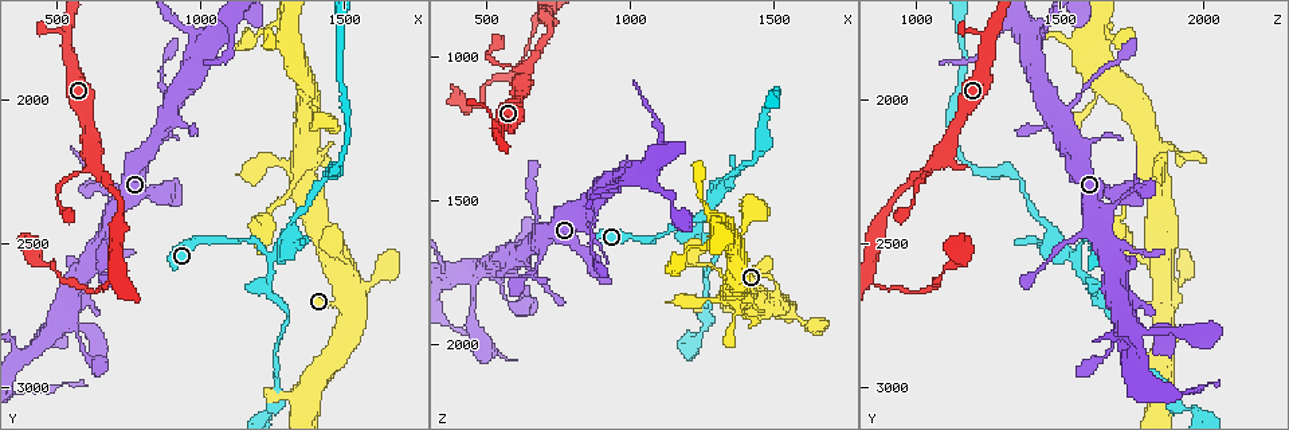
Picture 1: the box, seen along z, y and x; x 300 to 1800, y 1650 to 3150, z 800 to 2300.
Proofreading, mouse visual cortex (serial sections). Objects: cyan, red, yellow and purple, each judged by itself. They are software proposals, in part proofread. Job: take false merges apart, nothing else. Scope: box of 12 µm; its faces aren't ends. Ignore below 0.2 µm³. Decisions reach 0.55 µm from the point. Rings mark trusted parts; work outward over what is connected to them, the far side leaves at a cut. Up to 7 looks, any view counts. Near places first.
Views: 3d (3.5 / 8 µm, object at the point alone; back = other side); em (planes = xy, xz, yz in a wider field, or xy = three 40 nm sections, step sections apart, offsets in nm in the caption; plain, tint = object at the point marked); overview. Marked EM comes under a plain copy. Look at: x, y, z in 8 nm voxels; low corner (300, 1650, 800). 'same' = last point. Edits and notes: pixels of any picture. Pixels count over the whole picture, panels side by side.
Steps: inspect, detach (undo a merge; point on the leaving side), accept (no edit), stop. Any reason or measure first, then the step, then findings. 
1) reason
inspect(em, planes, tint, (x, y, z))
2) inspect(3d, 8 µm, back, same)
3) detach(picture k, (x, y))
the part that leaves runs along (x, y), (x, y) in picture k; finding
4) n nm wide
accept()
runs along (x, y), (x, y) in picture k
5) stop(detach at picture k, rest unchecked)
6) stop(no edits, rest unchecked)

sharp bend
inspect(3d, 3.5 µm, (1240, 2550, 1560))

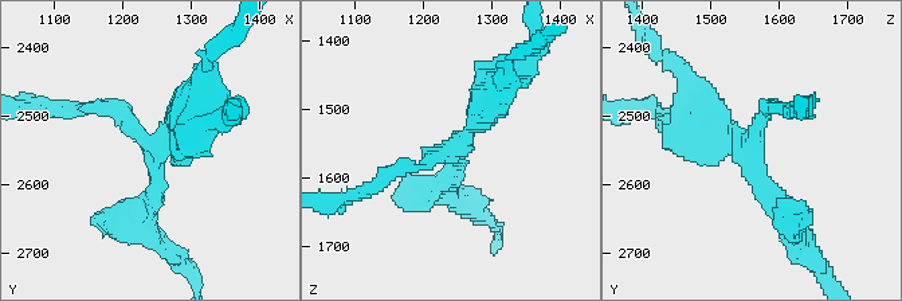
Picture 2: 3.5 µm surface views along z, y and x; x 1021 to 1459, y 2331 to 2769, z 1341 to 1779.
inspect(em, xy, step 1, tint, (1245, 2545, 1555))

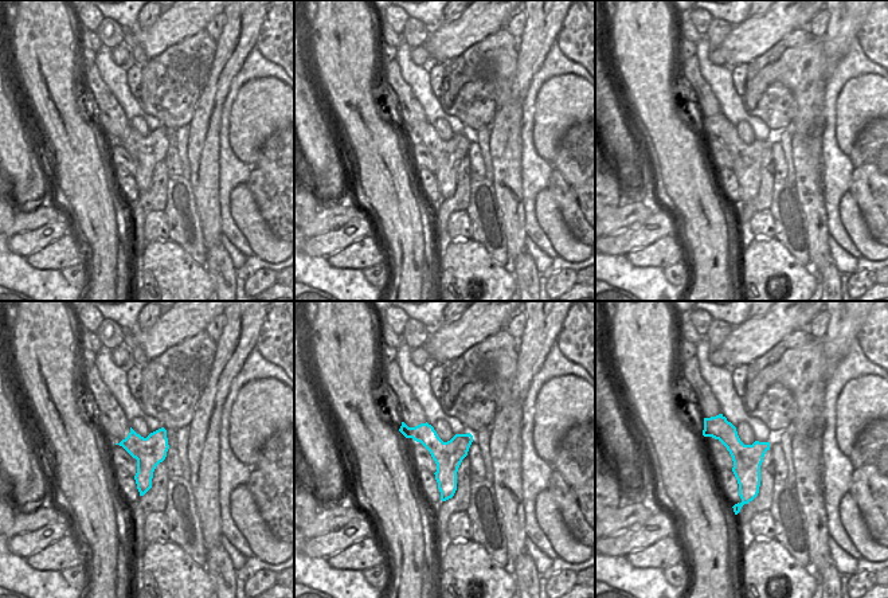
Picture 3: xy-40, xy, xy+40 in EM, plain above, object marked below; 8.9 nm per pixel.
cut it another way
inspect(em, planes, tint, same)

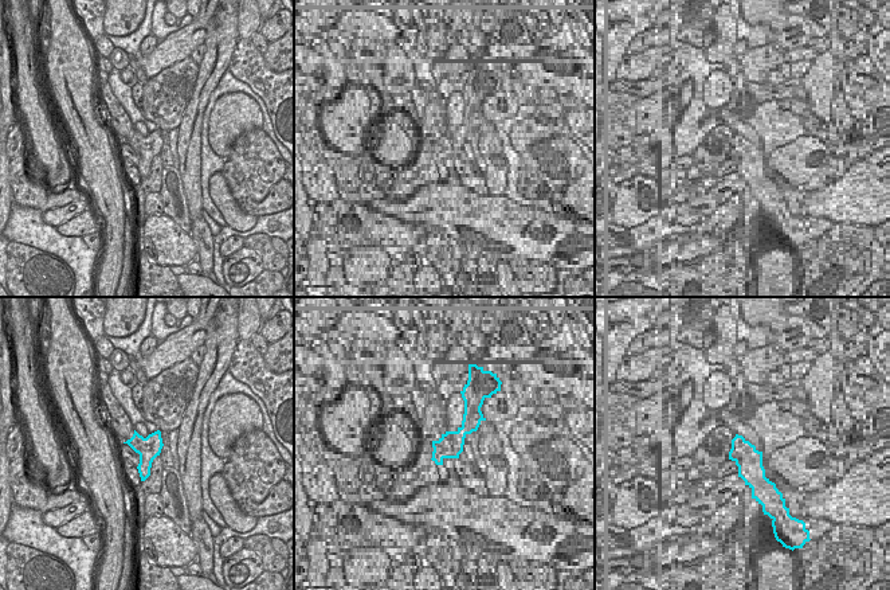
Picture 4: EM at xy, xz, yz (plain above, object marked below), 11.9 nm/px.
accept()
runs along (388, 176), (454, 145), (495, 97) in picture 2; continuous, no second cell

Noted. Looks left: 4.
abrupt turn
inspect(3d, 3.5 µm, (1510, 2760, 1840))

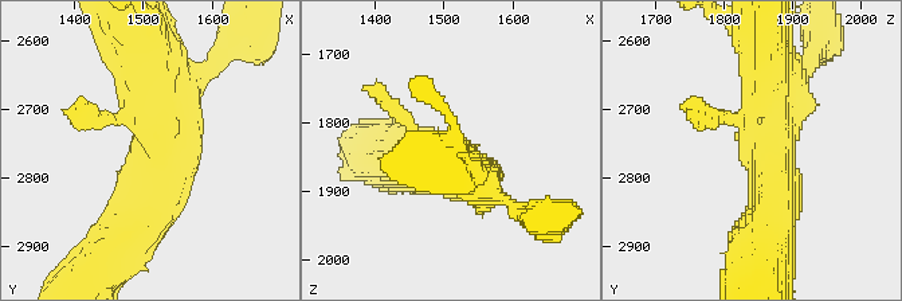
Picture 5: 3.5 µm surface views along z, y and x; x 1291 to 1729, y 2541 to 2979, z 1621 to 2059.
inspect(em, xy, step 2, tint, (1520, 2750, 1835))

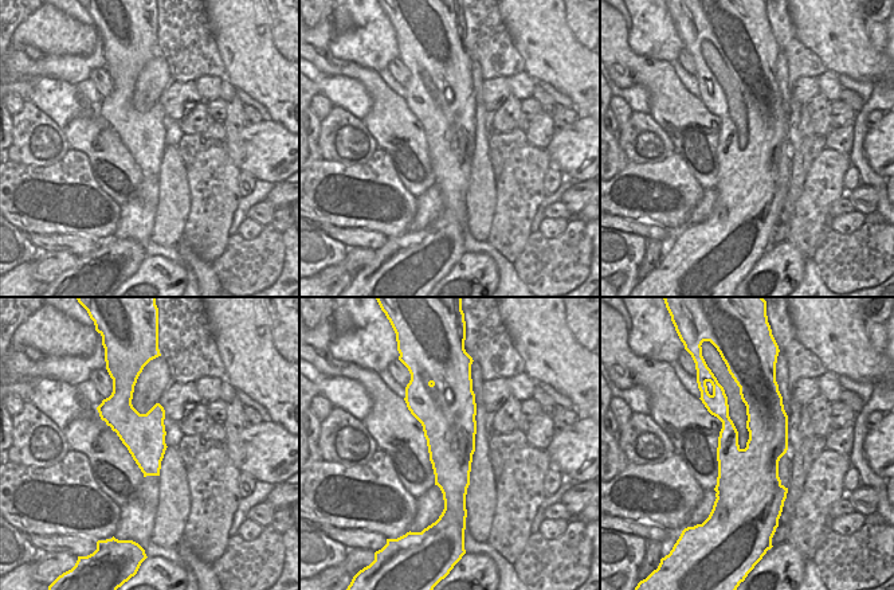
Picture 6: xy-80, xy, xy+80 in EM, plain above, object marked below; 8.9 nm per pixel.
accept()
runs along (716, 114), (746, 110), (771, 222) in picture 5; all the same cell

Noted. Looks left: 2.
thin neck
inspect(3d, 3.5 µm, (470, 2820, 1770))

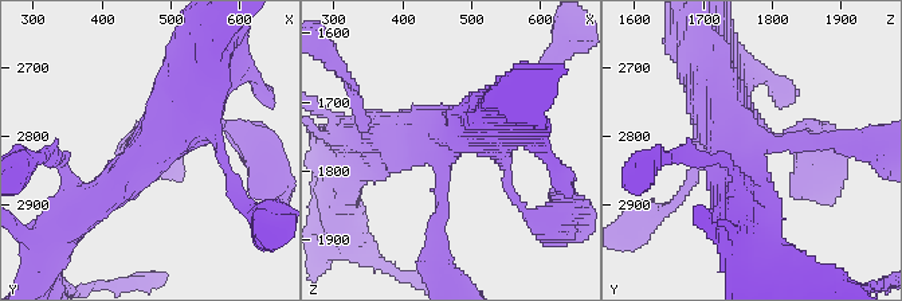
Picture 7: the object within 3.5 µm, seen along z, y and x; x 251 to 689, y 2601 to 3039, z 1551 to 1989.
4 arms; arms of 150, 200, 450, 600 nm; need the tissue
inspect(em, xy, step 5, tint, (465, 2820, 1775))

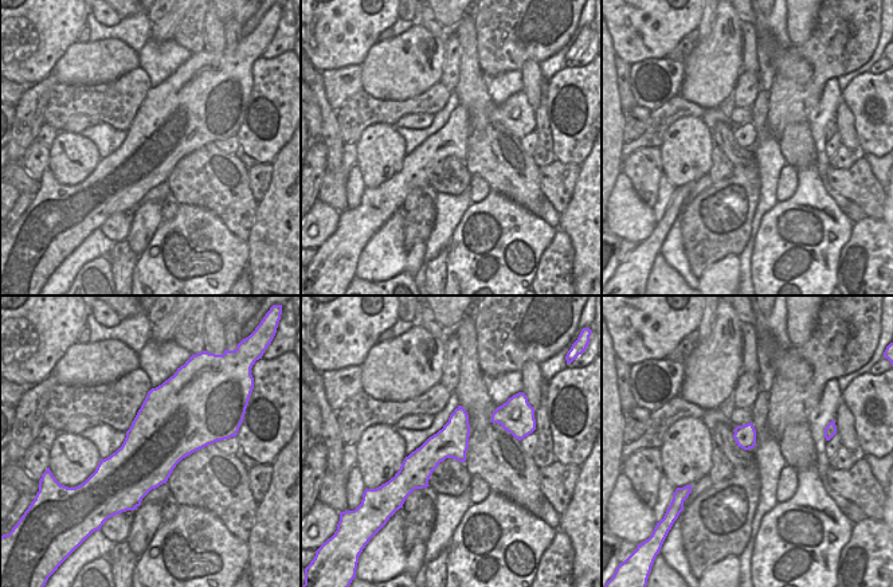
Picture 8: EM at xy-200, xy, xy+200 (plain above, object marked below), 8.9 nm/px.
accept()
runs along (200, 74), (192, 106), (85, 206) in picture 7; continuous, no second cell

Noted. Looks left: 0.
stop(no edits, rest unchecked)

